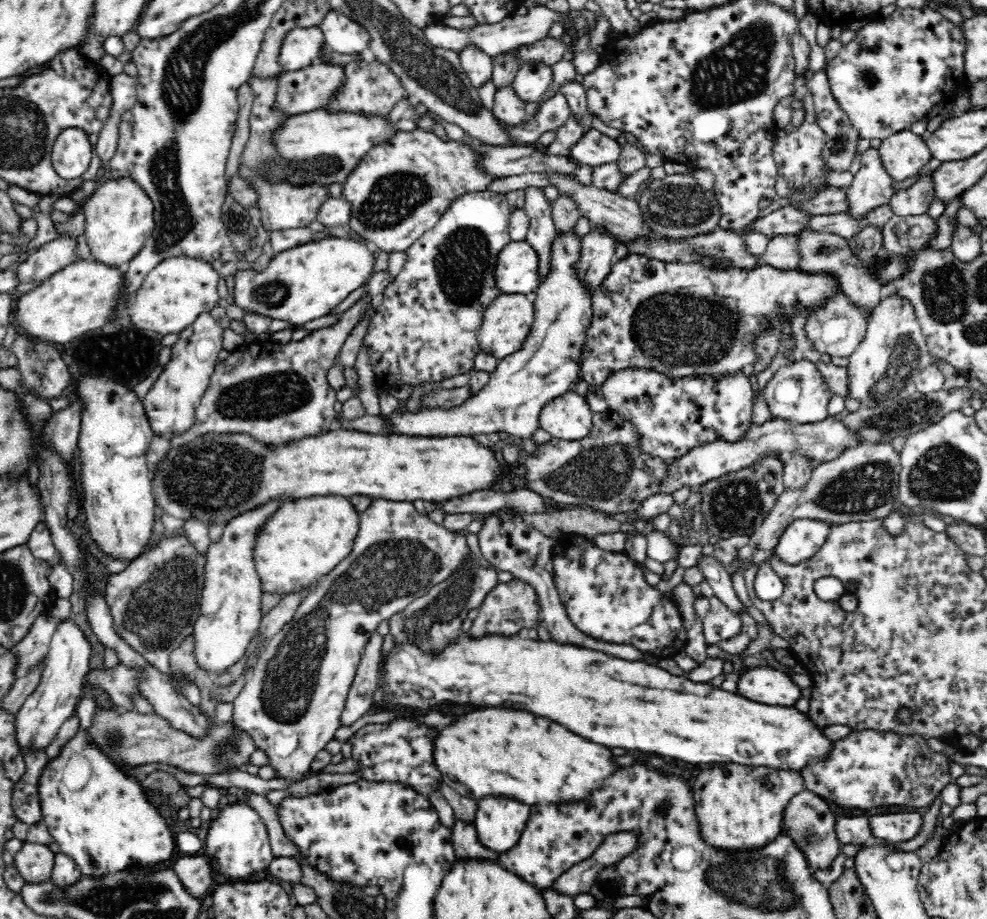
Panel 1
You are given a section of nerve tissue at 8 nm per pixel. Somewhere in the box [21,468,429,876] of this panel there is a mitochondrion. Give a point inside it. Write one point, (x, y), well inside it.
(160, 609)

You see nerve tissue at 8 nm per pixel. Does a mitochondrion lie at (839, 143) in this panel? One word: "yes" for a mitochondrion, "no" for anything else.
yes

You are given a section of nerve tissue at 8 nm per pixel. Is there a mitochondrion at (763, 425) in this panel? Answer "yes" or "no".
no

